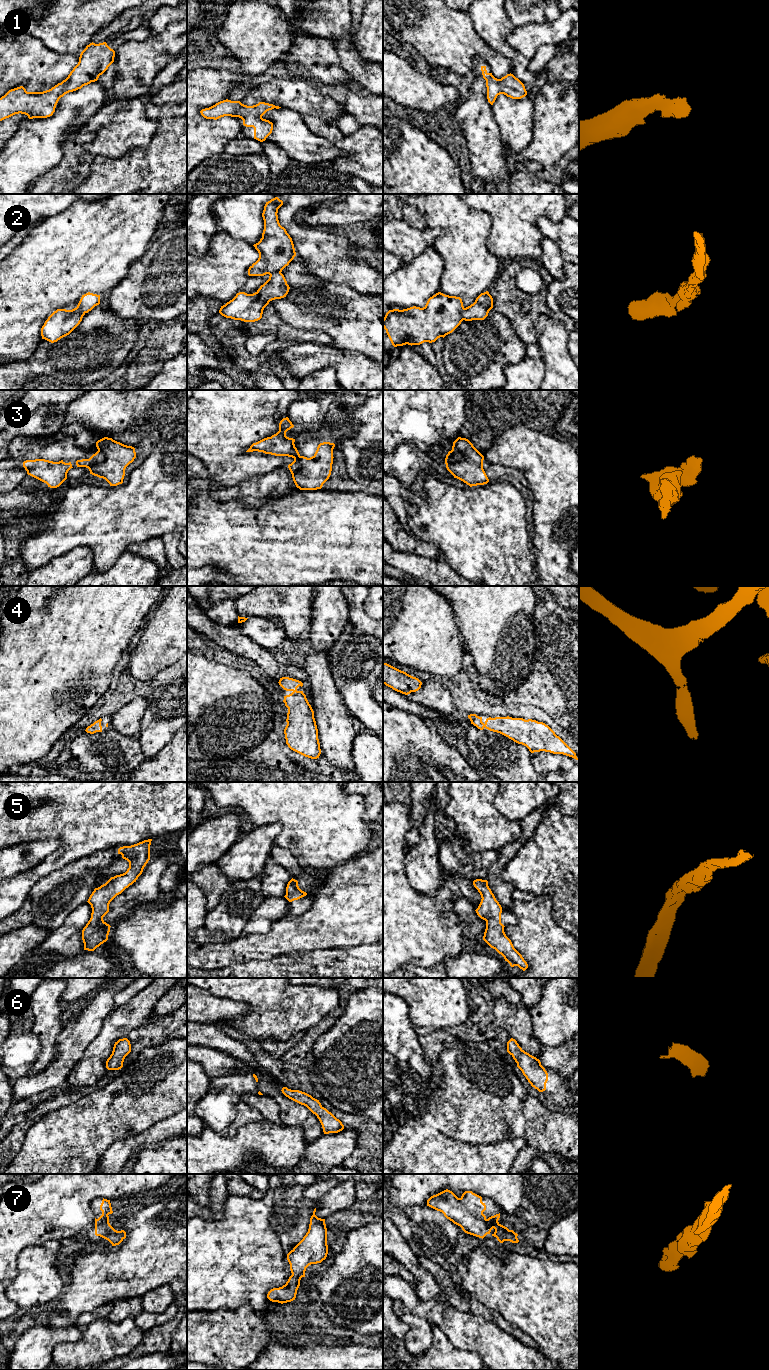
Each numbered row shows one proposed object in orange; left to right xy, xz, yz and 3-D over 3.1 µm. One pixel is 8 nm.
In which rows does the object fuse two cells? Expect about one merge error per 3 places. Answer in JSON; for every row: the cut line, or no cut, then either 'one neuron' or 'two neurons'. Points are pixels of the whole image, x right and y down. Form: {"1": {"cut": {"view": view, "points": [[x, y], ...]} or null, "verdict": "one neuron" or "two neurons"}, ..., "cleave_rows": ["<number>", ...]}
{"1": {"cut": null, "verdict": "one neuron"}, "2": {"cut": null, "verdict": "one neuron"}, "3": {"cut": {"view": "yz", "points": [[462, 456], [458, 460], [446, 464]]}, "verdict": "two neurons"}, "4": {"cut": null, "verdict": "one neuron"}, "5": {"cut": null, "verdict": "one neuron"}, "6": {"cut": null, "verdict": "one neuron"}, "7": {"cut": null, "verdict": "one neuron"}, "cleave_rows": ["3"]}

